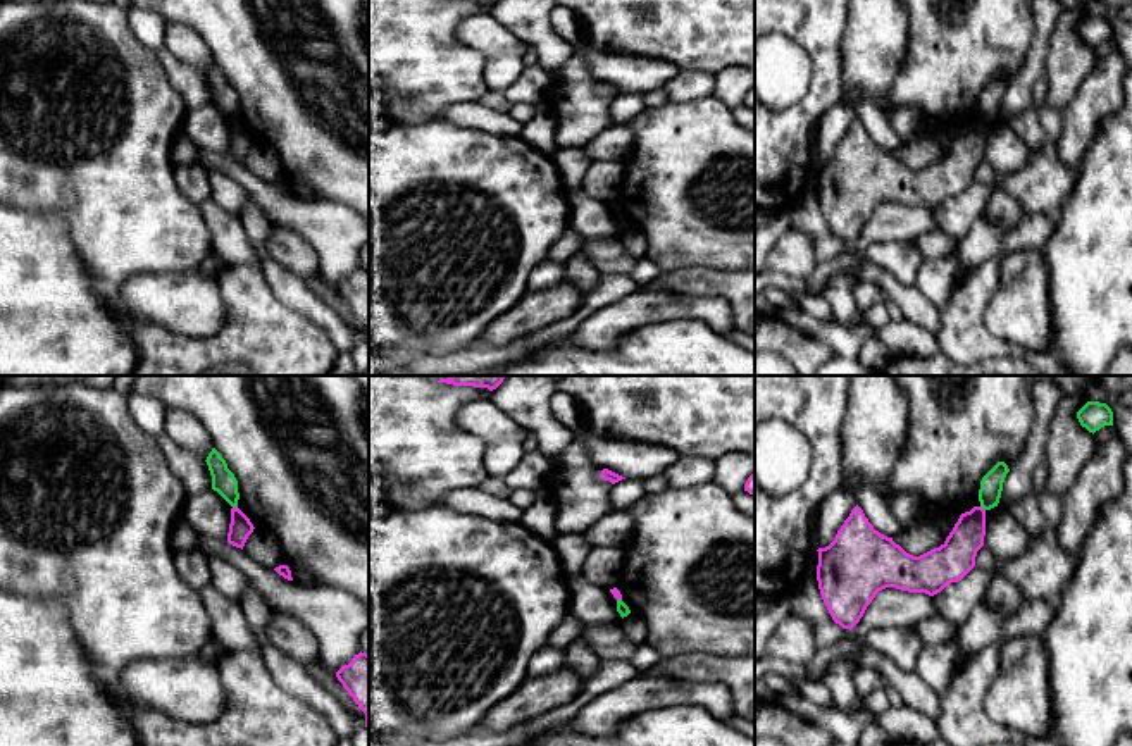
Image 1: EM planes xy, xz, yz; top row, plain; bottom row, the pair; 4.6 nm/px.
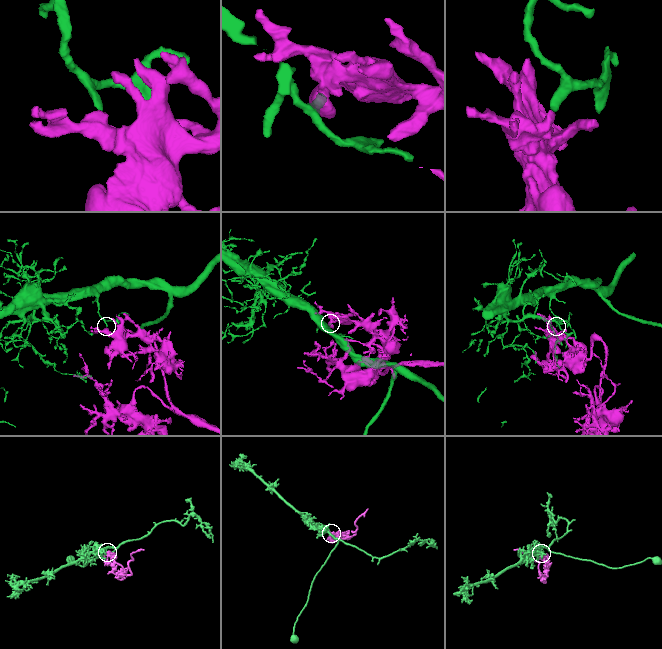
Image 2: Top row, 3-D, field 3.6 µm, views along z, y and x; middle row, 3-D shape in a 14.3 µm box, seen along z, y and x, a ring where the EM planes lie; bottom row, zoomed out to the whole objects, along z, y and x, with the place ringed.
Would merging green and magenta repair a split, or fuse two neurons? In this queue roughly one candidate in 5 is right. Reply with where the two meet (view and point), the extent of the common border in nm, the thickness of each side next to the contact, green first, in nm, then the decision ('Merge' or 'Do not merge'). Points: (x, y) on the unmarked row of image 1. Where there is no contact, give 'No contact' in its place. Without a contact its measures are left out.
Touches green at xy (235, 119). Shared border 30 nm. Thickness 110 nm (green) against 110 nm. Do not merge

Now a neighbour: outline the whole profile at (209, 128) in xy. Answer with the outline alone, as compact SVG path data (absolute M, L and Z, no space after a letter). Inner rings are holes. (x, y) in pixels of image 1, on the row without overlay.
M214 103L188 109L181 131L207 152L227 157L231 119Z

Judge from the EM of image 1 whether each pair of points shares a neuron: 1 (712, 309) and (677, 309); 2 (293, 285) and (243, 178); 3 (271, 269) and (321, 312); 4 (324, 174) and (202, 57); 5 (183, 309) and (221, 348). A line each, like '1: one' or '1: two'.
1: one
2: two
3: one
4: two
5: two

